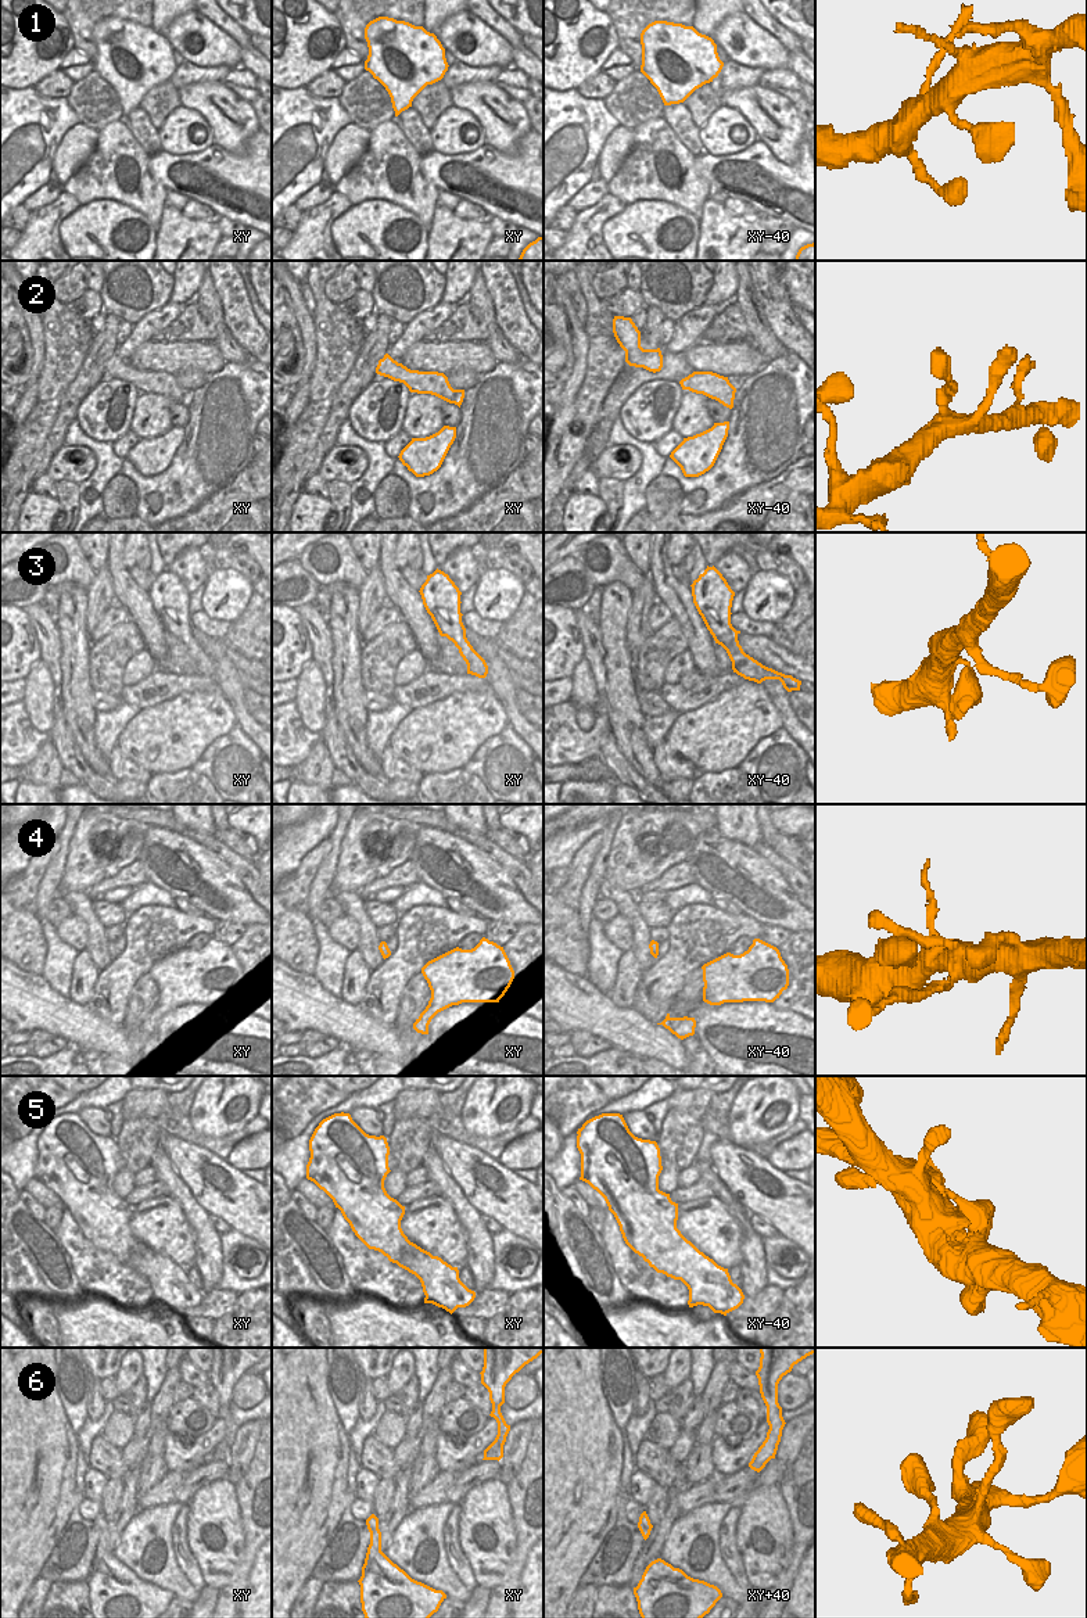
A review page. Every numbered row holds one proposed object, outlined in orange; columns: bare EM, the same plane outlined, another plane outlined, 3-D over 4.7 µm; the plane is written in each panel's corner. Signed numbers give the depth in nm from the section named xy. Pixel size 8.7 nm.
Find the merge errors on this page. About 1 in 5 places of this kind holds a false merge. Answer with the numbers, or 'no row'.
4

